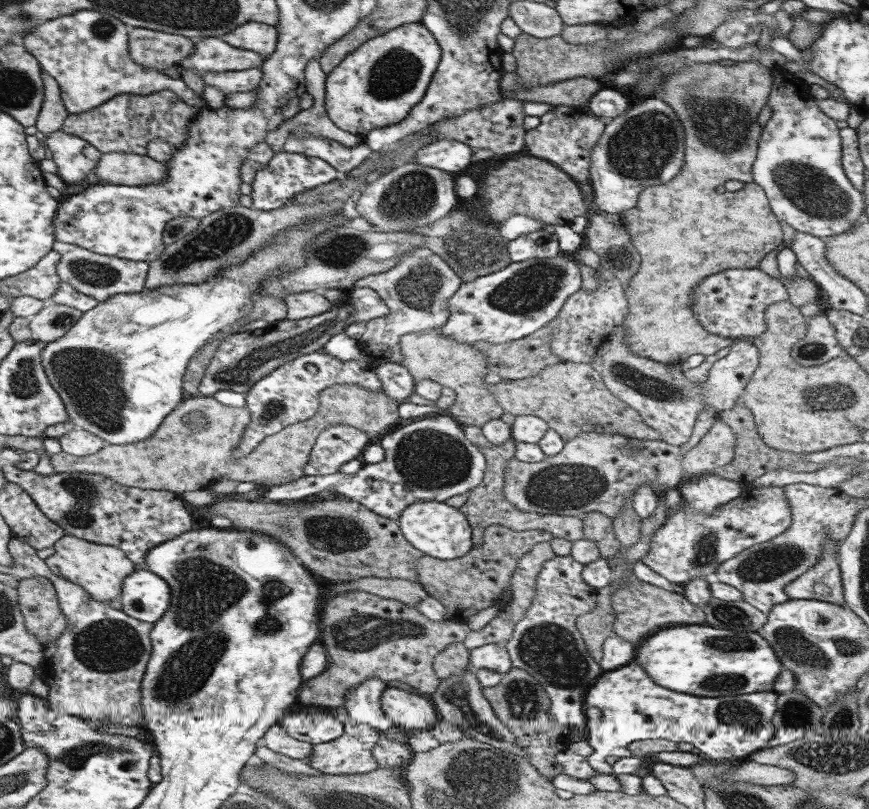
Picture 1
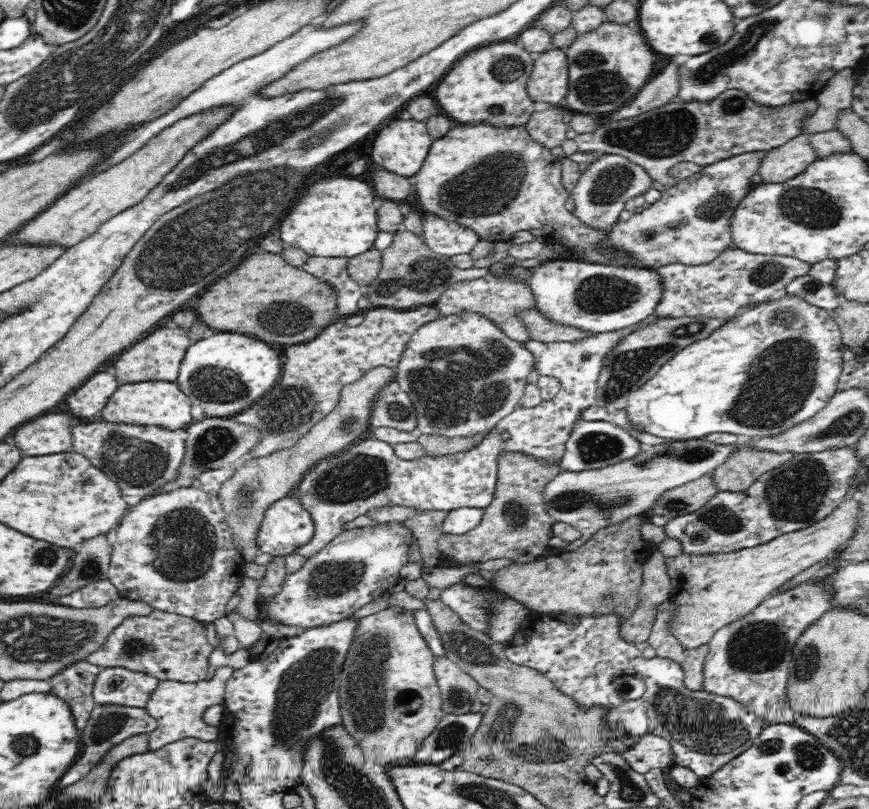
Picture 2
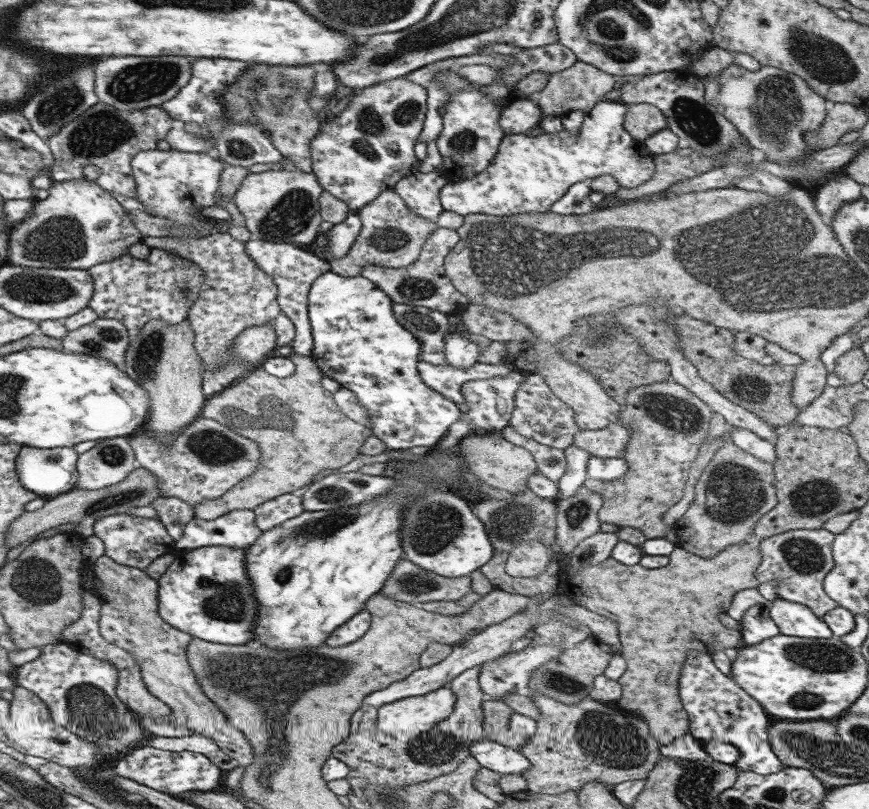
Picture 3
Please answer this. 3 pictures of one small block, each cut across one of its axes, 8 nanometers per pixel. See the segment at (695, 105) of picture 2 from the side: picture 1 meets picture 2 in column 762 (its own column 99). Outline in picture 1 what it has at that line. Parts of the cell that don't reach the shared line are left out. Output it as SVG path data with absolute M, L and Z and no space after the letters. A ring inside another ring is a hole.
M168 89L149 95L117 94L96 108L78 114L69 113L61 130L66 134L82 137L101 153L146 155L147 142L153 138L164 139L173 149L181 147L187 139L191 118L204 108L186 104L175 92Z

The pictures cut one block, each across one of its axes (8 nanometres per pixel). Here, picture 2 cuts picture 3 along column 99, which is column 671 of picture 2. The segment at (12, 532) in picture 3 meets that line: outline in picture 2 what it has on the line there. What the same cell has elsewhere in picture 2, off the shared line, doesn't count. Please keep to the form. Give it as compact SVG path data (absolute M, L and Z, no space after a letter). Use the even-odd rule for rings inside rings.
M704 474L695 481L690 481L674 489L666 490L654 503L649 515L658 514L668 519L690 514L702 508L715 494L718 488L711 474Z

